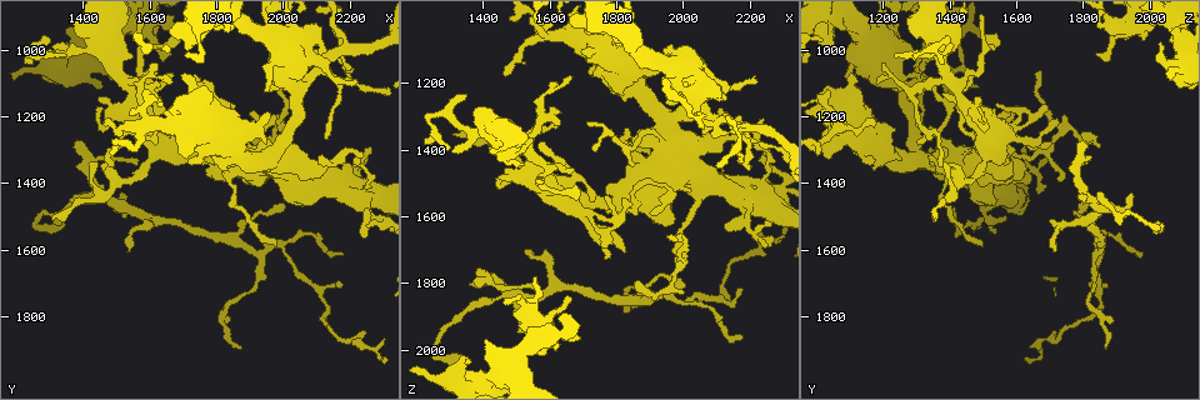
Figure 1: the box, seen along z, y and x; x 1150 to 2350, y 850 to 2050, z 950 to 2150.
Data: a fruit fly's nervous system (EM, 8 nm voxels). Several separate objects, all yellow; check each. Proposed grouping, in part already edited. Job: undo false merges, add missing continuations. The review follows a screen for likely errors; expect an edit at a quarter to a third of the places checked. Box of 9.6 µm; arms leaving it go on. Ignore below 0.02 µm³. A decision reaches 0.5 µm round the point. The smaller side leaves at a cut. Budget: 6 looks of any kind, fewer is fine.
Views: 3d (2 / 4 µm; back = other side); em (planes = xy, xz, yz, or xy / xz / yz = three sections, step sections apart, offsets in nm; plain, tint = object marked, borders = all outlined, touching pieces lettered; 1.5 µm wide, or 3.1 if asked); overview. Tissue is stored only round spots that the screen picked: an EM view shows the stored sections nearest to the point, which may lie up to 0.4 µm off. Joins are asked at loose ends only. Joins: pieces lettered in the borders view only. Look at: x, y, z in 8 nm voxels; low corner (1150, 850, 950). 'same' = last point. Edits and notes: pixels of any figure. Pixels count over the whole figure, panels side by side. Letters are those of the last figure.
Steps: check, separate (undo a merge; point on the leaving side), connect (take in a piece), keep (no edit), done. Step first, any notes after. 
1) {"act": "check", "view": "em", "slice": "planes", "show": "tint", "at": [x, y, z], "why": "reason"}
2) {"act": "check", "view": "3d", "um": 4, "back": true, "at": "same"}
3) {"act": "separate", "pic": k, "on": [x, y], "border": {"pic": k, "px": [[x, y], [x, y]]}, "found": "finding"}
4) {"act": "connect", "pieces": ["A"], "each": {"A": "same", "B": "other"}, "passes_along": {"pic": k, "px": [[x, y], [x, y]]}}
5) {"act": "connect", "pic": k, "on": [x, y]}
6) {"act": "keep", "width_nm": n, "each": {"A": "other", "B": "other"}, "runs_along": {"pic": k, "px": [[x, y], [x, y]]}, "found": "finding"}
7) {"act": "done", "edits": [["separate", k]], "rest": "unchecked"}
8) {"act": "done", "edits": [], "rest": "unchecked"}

{"act": "check", "view": "em", "slice": "yz", "step": 4, "show": "tint", "at": [1410, 930, 2080]}

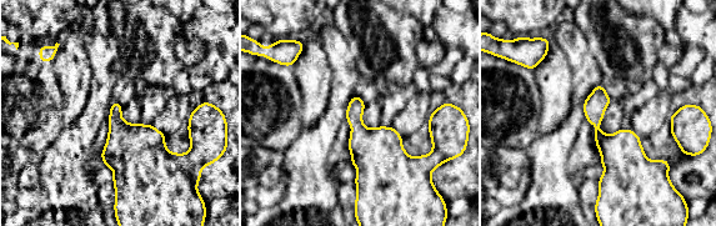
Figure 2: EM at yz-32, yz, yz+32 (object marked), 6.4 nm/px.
{"act": "check", "view": "em", "slice": "planes", "show": "borders", "at": "same"}

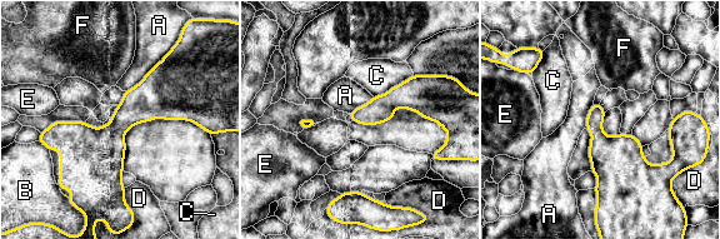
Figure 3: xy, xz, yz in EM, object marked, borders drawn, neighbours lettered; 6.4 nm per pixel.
{"act": "keep", "each": {"A": "other", "B": "other", "C": "other", "D": "other", "E": "other", "F": "other"}, "border": {"pic": 3, "px": [[170, 49], [136, 84], [125, 91]]}, "found": "one neuron here"}

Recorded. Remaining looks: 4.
{"act": "check", "view": "3d", "um": 4, "at": [1680, 950, 1500], "why": "free end"}

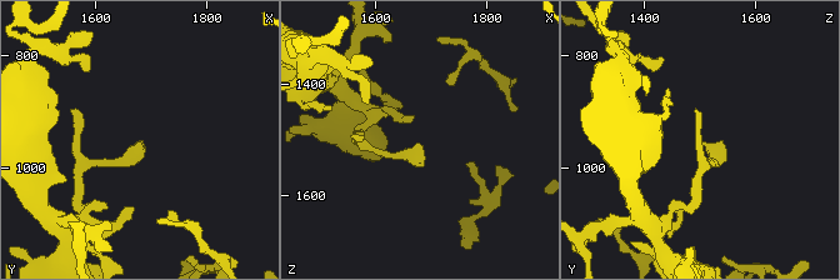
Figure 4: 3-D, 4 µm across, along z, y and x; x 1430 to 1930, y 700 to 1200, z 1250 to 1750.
{"act": "check", "view": "em", "slice": "xz", "step": 4, "show": "borders", "at": [1680, 960, 1510]}

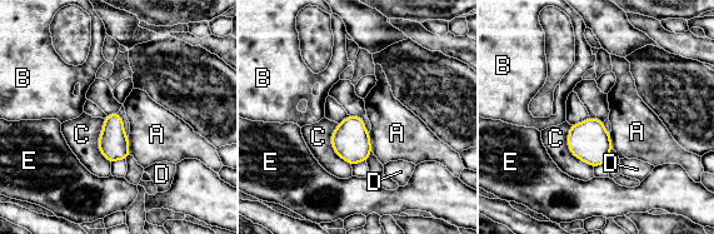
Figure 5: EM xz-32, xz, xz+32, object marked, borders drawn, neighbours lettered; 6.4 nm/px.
{"act": "keep", "each": {"A": "other", "B": "other", "C": "other", "D": "other", "E": "other"}, "border": {"pic": 5, "px": [[570, 125], [569, 150], [593, 168]]}, "found": "none of them fits"}

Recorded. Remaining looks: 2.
{"act": "done", "edits": [], "rest": "unchecked"}

